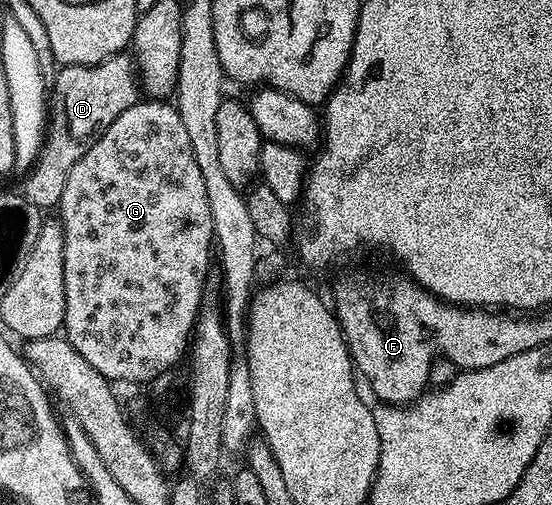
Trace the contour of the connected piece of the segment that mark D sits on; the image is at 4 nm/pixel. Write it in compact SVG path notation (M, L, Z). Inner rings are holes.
M119 53L108 57L99 63L88 65L62 65L57 68L57 75L52 82L52 94L48 99L48 130L45 132L44 142L38 158L33 167L24 175L24 182L21 184L21 194L26 200L39 209L57 208L60 197L64 193L64 185L68 181L68 173L72 173L72 165L92 149L92 145L128 109L133 103L139 102L140 84L136 74L136 64L129 54Z

